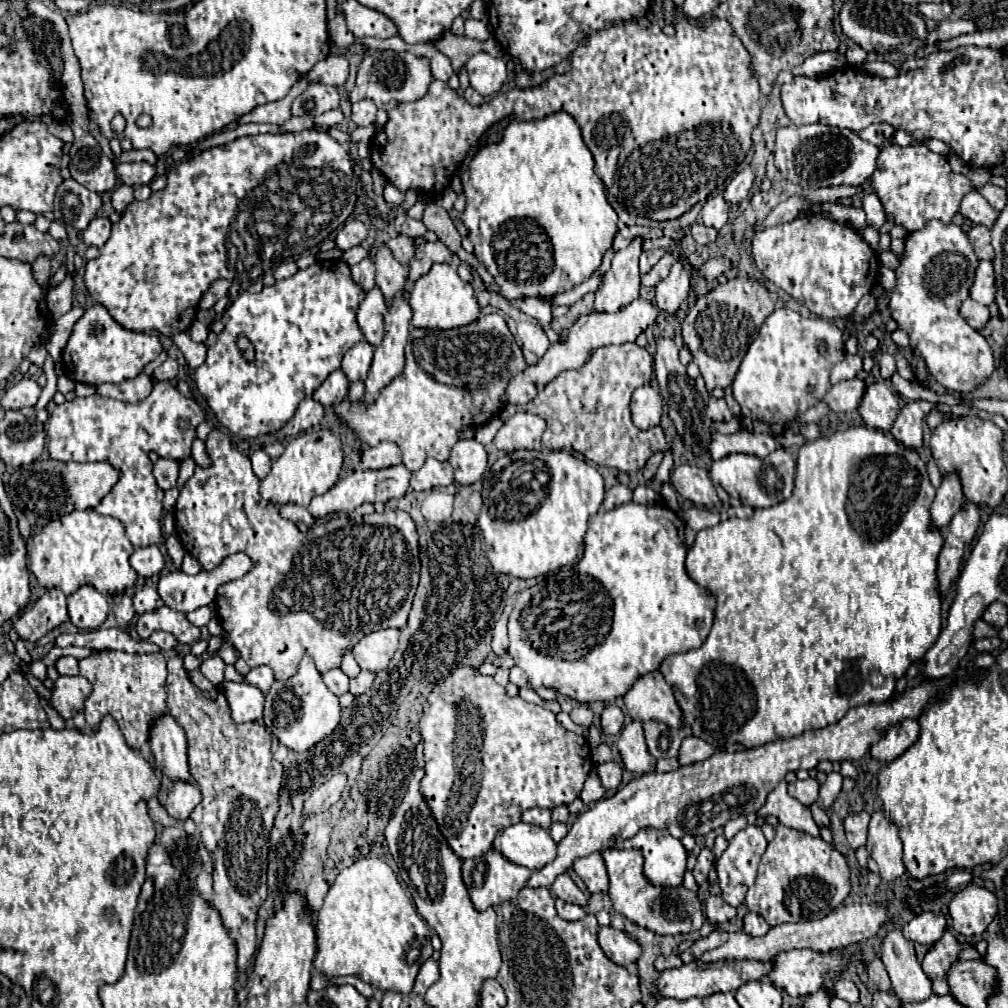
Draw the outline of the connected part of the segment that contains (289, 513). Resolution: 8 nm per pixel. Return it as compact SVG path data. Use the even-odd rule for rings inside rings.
M284 503L284 505L274 505L274 507L276 507L276 511L278 511L282 517L286 517L286 519L290 519L290 521L294 521L294 523L304 521L308 527L312 527L312 517L310 517L310 513L306 511L306 507L300 507L300 505L296 505L296 503Z

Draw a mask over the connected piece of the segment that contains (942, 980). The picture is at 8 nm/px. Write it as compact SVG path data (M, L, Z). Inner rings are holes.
M946 929L942 939L934 943L934 947L926 953L922 969L932 981L932 993L934 995L948 995L948 983L946 983L946 971L952 963L958 961L958 951L966 945L958 943L956 937Z

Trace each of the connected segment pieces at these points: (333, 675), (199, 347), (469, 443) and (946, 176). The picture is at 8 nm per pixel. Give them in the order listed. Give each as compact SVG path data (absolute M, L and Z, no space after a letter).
M340 667L330 669L328 673L324 673L322 679L324 679L326 687L328 687L334 695L342 695L342 693L348 691L348 677L346 677L346 673L344 673Z
M178 331L173 338L173 342L178 345L178 349L184 353L187 365L192 369L200 367L206 361L206 345L204 343L194 343L190 339L188 331Z
M460 439L452 447L452 455L448 461L454 467L456 483L472 485L482 479L488 465L488 455L484 445L476 439Z
M886 145L880 151L878 169L872 175L872 187L880 201L884 203L886 215L894 219L898 225L904 225L908 231L918 231L930 219L940 219L942 223L950 223L958 213L958 205L962 197L972 189L972 183L964 175L952 173L948 161L932 153L926 145L918 147L898 147Z

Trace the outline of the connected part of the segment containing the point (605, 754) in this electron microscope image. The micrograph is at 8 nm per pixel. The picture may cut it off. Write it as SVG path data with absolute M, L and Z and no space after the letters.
M600 743L600 745L592 747L591 757L596 763L604 763L604 761L612 759L612 751L610 751L610 747L606 743Z

